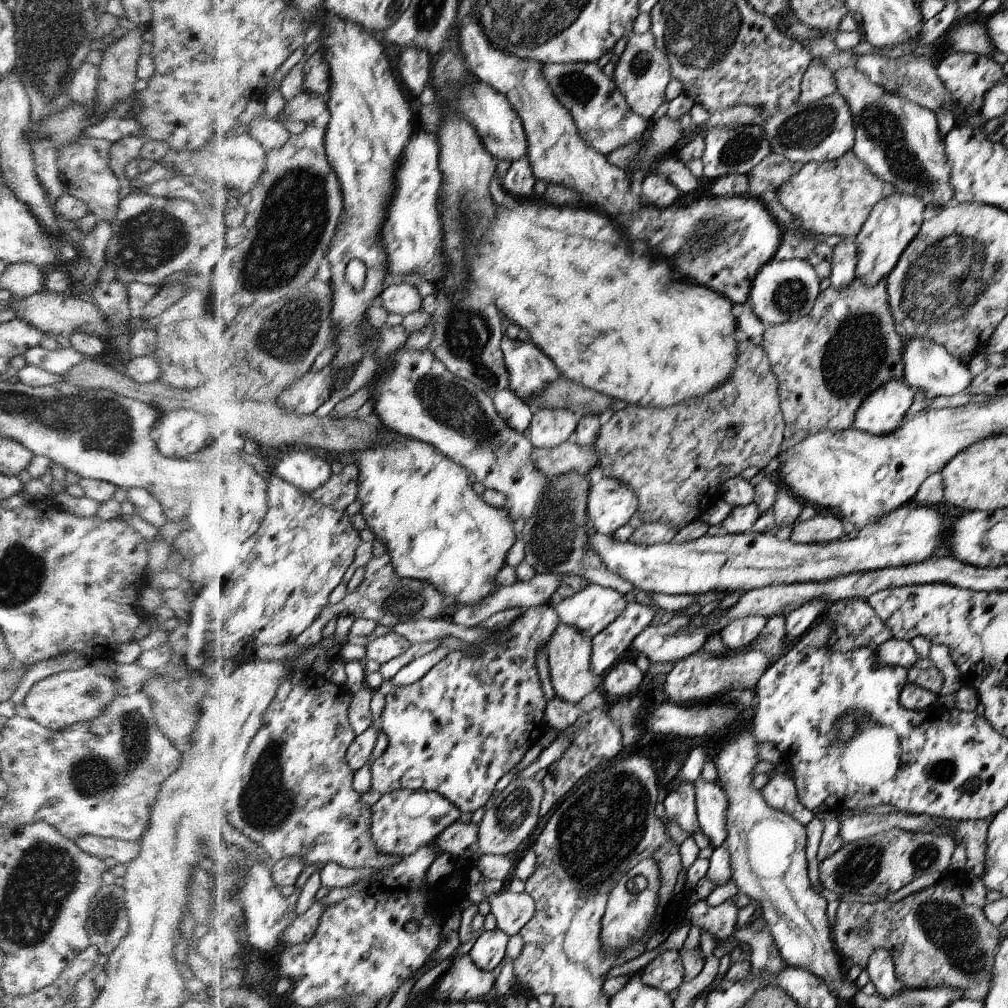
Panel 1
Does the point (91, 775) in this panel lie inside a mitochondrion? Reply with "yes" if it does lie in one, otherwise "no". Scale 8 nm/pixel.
yes

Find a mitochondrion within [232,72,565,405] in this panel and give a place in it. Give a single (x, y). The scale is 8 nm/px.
(294, 214)

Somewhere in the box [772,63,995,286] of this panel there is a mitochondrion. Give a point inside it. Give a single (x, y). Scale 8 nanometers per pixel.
(881, 126)

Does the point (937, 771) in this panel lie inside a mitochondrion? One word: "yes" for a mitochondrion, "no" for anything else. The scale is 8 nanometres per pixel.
yes

